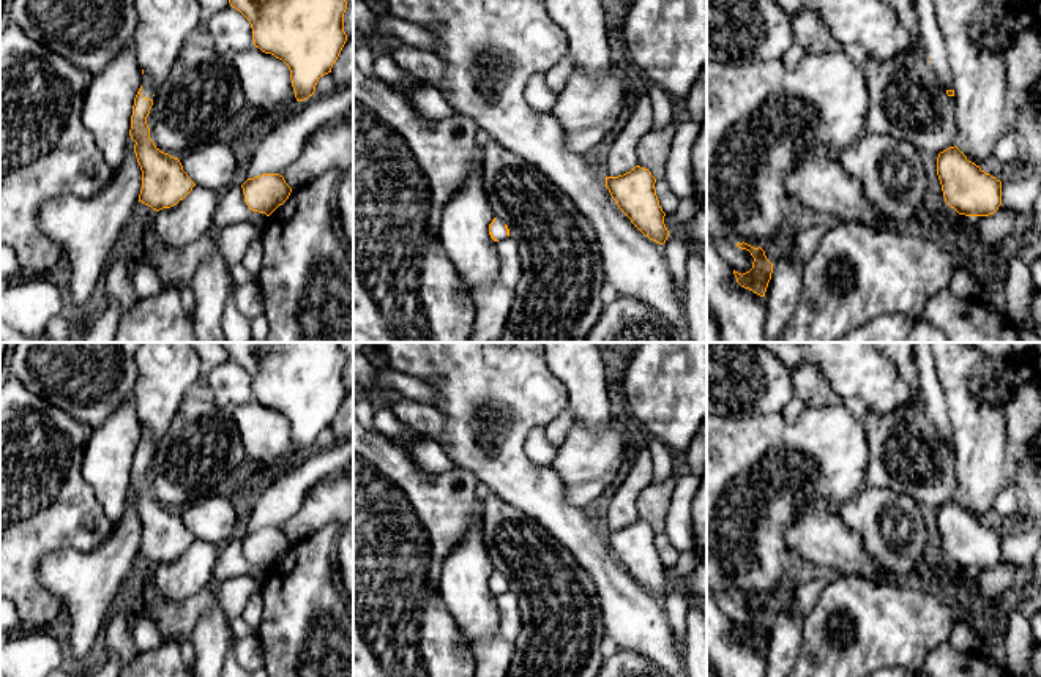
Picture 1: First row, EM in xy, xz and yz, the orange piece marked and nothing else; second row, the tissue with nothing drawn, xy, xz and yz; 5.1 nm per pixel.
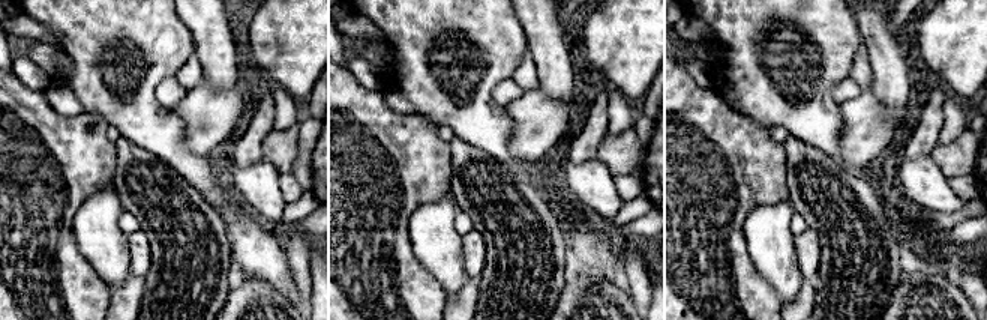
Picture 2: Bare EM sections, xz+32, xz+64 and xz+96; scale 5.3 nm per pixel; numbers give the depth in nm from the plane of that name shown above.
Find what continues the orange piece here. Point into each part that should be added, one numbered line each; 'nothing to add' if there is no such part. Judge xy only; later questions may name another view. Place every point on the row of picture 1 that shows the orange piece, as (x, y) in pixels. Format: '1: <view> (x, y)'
1: xy (147, 84)

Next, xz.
1: xz (497, 229)

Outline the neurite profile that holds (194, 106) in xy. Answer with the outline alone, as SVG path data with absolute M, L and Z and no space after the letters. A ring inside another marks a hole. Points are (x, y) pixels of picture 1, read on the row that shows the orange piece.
M180 55L155 98L151 125L156 148L180 158L224 136L249 107L229 57L216 66L192 68Z

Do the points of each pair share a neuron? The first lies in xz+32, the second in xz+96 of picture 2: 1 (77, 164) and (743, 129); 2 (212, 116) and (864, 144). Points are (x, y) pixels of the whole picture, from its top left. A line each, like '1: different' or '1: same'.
1: same
2: same

